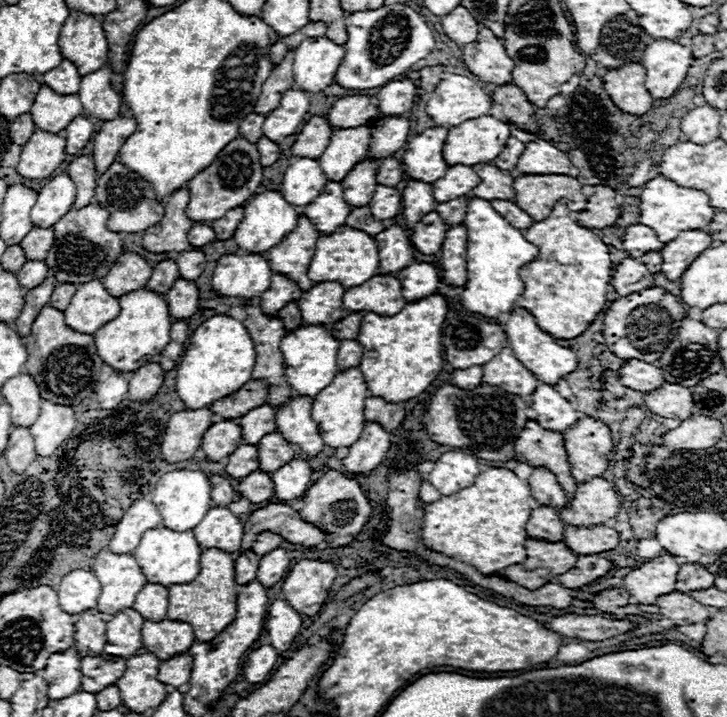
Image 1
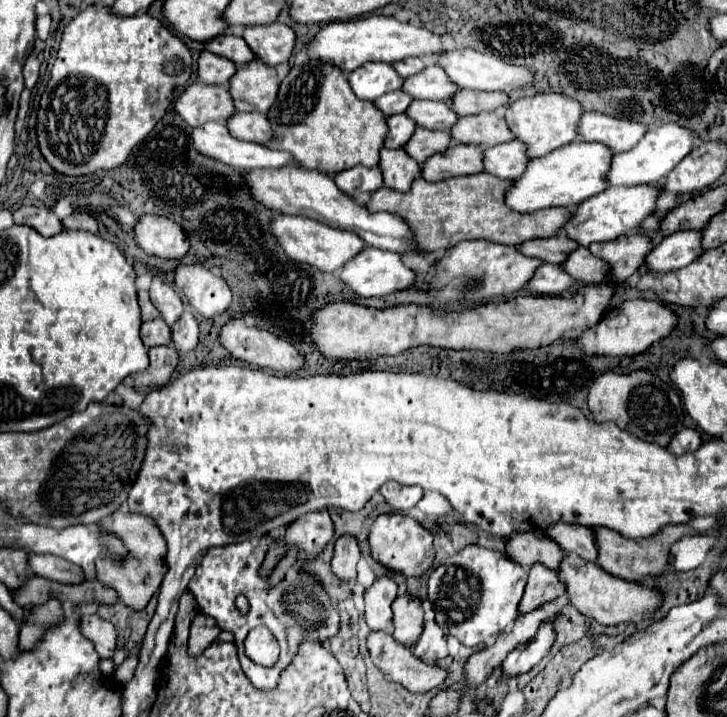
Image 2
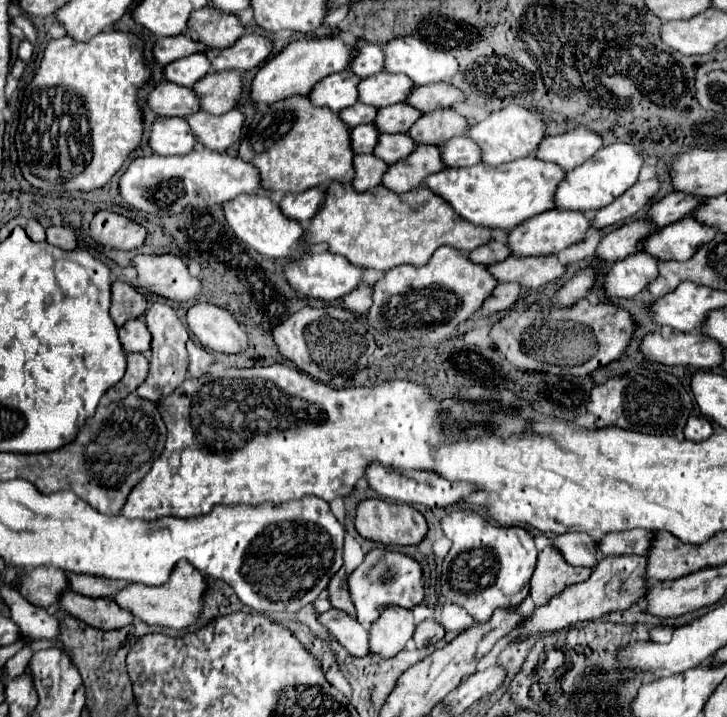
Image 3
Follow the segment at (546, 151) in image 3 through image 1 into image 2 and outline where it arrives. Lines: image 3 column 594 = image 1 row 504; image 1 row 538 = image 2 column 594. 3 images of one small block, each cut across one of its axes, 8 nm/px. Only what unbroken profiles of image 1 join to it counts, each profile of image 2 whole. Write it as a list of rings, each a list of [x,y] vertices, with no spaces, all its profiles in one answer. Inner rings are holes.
[[[586,112],[578,126],[580,140],[604,142],[616,154],[634,148],[634,144],[638,144],[638,140],[642,140],[646,132],[648,126],[642,122],[618,120],[614,116],[606,116],[600,112]]]

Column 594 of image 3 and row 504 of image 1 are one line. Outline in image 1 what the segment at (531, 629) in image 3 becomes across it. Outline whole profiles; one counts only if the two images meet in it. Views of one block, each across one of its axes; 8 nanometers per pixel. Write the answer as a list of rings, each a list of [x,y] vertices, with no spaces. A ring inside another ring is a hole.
[[[592,478],[576,486],[572,502],[558,510],[564,524],[592,526],[606,524],[618,514],[620,500],[614,486],[604,478]]]

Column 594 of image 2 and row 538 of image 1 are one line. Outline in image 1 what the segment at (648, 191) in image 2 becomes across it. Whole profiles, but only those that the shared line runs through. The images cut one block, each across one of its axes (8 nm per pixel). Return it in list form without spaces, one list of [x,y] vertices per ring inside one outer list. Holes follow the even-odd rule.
[[[210,508],[204,520],[192,530],[202,548],[224,548],[224,552],[238,552],[244,536],[244,524],[228,508]]]

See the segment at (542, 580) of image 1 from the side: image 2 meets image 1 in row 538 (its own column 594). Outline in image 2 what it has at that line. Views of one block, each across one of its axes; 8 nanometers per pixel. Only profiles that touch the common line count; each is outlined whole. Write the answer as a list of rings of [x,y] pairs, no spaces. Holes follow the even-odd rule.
[[[670,524],[666,528],[662,528],[662,532],[658,532],[658,536],[646,538],[646,540],[630,540],[624,536],[618,536],[618,532],[608,530],[608,528],[594,528],[594,538],[598,540],[598,560],[596,564],[606,570],[608,574],[622,578],[622,580],[642,580],[646,576],[660,576],[666,566],[670,564],[670,556],[668,550],[674,542],[678,542],[684,536],[694,536],[696,532],[692,532],[686,524]]]

